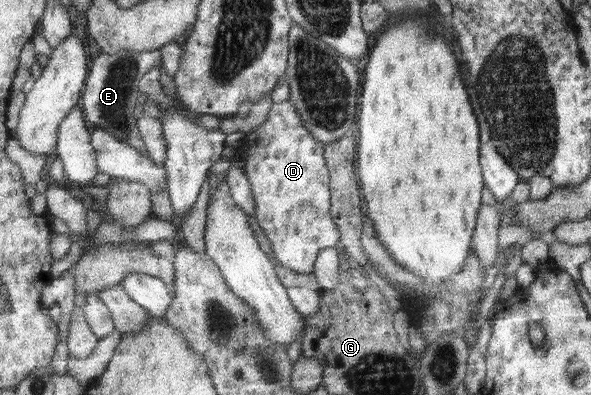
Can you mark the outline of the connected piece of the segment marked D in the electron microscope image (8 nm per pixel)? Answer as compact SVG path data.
M288 100L273 104L266 120L252 133L245 134L239 143L239 148L246 150L240 151L238 156L242 156L247 162L244 170L252 183L257 222L263 228L277 260L298 274L314 273L319 252L330 247L334 248L341 242L338 225L331 213L331 172L325 156L325 144L304 127L296 106Z

